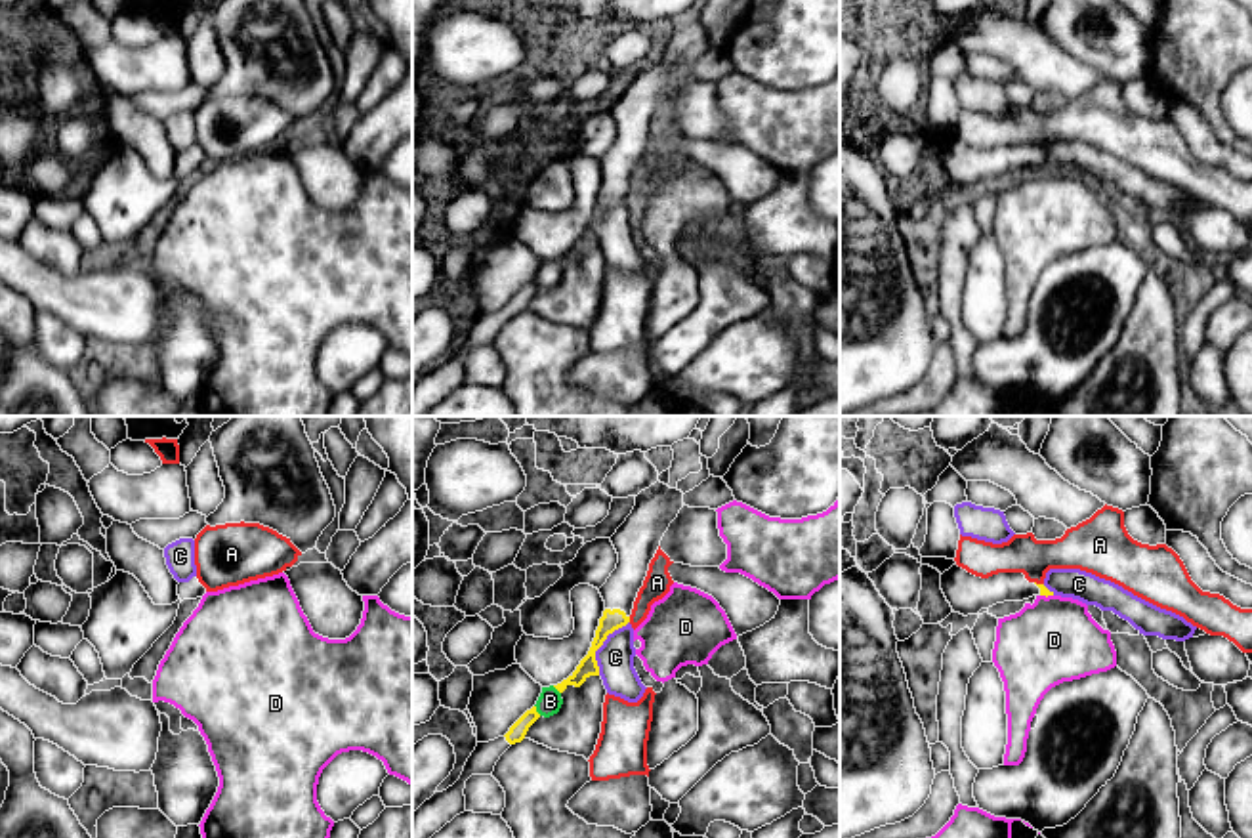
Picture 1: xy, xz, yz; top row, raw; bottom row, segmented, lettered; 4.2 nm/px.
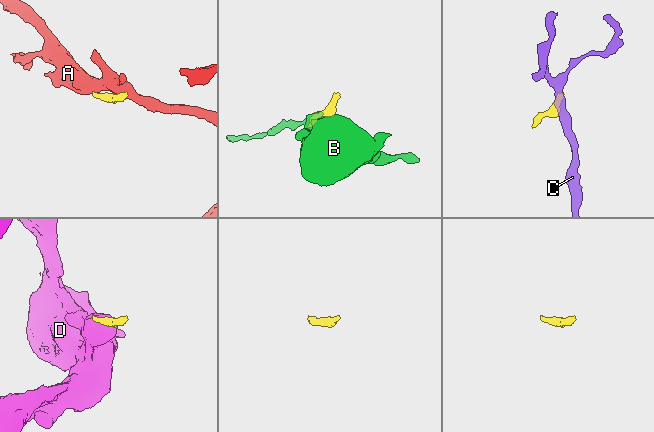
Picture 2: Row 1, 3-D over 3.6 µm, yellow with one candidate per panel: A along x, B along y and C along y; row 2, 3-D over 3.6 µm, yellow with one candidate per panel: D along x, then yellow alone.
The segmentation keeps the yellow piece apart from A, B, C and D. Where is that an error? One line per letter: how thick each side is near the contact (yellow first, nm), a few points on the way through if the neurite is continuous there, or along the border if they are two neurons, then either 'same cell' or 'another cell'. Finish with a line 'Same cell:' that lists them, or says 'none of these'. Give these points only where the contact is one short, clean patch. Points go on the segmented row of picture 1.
A: 90/120 nm | along xz (628, 617), (630, 621) | another cell
B: 70/100 nm | along xz (535, 705), (541, 714) | another cell
C: 90/160 nm | along xz (628, 621), (615, 628), (596, 651), (598, 674) | another cell
D: 40/360 nm | along yz (1041, 594), (1052, 596) | another cell
Same cell: none of these

